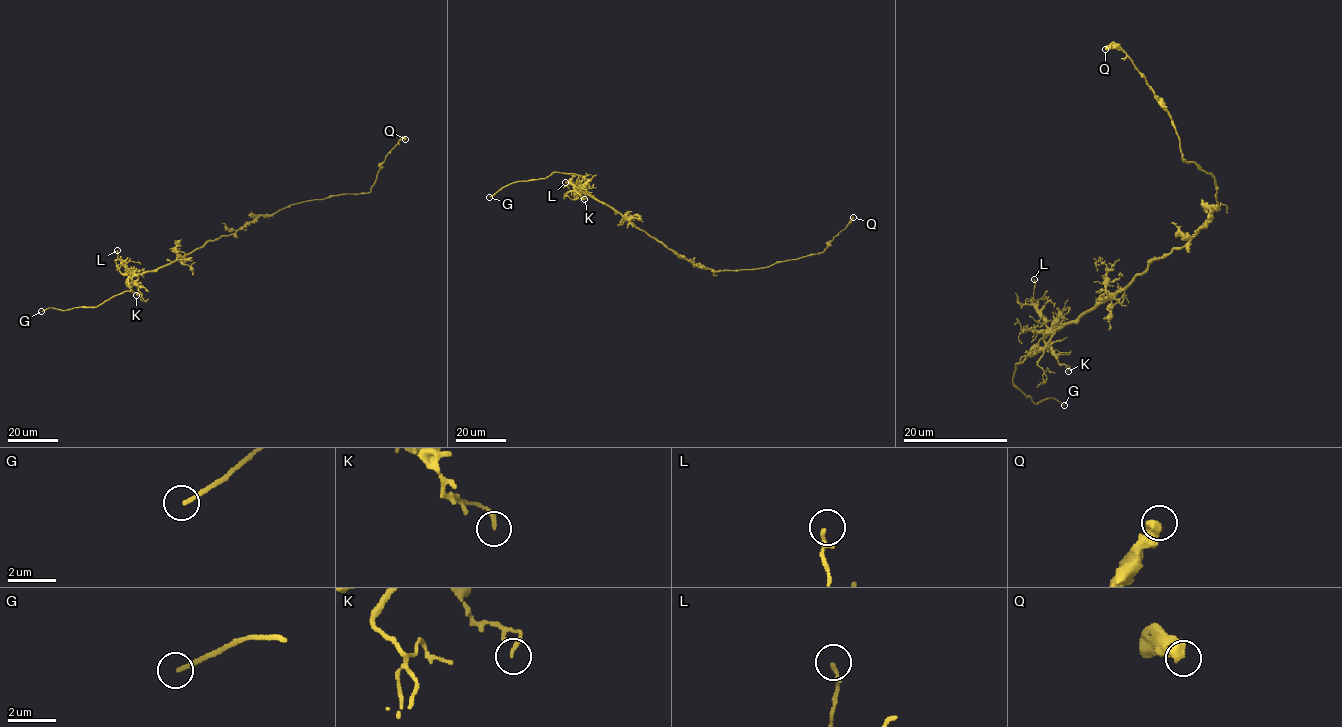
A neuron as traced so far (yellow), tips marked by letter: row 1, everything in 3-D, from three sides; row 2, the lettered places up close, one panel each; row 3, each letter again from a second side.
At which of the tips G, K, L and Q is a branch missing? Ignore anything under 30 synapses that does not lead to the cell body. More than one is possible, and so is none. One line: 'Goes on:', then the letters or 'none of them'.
Goes on: G

